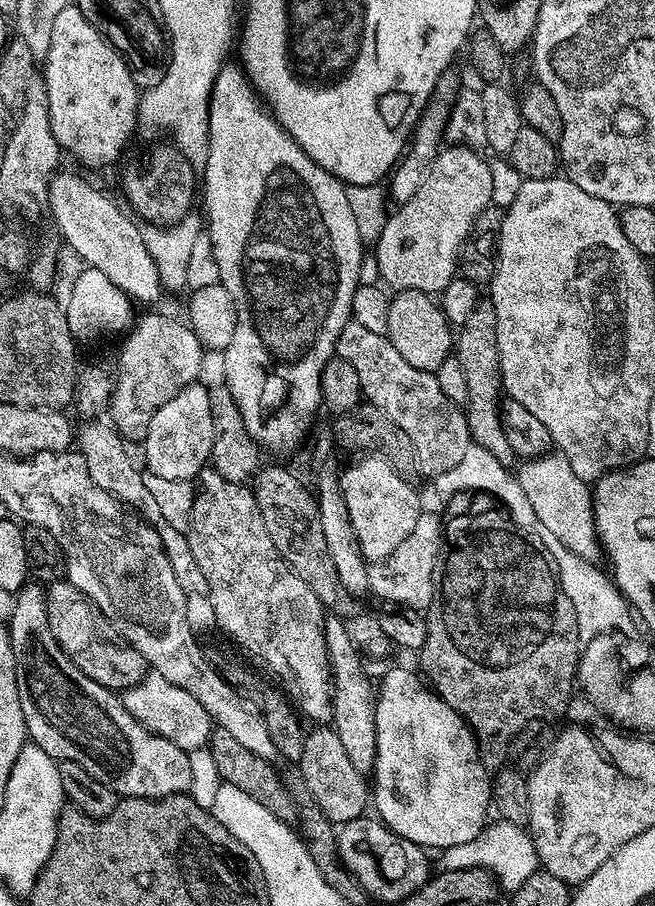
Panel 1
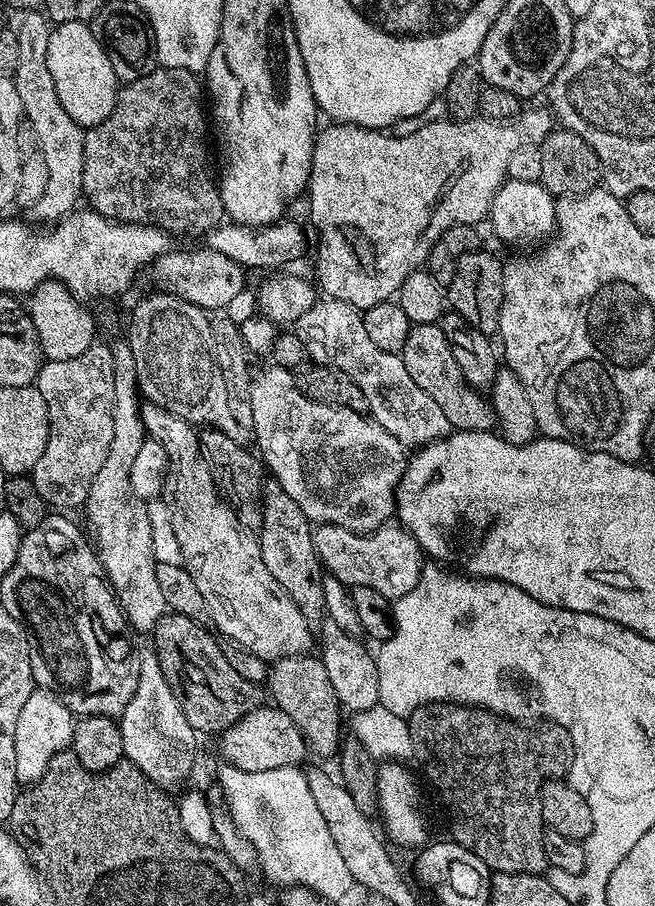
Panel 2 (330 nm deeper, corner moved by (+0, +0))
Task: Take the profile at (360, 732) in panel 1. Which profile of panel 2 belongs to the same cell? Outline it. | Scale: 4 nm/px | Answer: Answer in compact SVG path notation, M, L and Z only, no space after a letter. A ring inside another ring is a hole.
M271 478L264 481L260 513L262 522L258 529L258 539L266 570L270 570L271 576L278 578L282 590L290 594L294 606L302 610L302 618L309 622L323 621L326 613L322 582L326 573L314 550L313 525L306 518L306 514L298 510L298 502L294 502L294 498L290 498L290 494L282 490L280 483Z

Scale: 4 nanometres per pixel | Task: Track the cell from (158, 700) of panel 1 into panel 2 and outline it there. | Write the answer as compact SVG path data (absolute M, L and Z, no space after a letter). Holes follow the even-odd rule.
M261 706L246 714L234 726L219 733L220 752L229 764L238 766L240 770L261 772L262 770L278 770L279 768L294 768L303 765L304 755L309 755L308 743L300 733L300 728L294 726L290 714L275 706Z

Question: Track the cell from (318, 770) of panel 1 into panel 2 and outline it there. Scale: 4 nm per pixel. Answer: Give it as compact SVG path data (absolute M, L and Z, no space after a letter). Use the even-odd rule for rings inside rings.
M319 655L287 656L275 661L268 669L266 688L272 691L275 707L281 708L300 728L304 741L309 749L320 756L337 755L342 743L340 736L340 700L334 694L334 686L330 686L330 677L326 675L326 666Z

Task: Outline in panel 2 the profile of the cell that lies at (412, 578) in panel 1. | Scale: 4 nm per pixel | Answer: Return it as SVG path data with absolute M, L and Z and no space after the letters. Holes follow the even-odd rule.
M396 522L384 524L377 532L358 533L342 526L321 524L313 531L314 550L327 575L349 586L370 586L386 599L396 601L418 586L426 563L420 543L407 528Z

